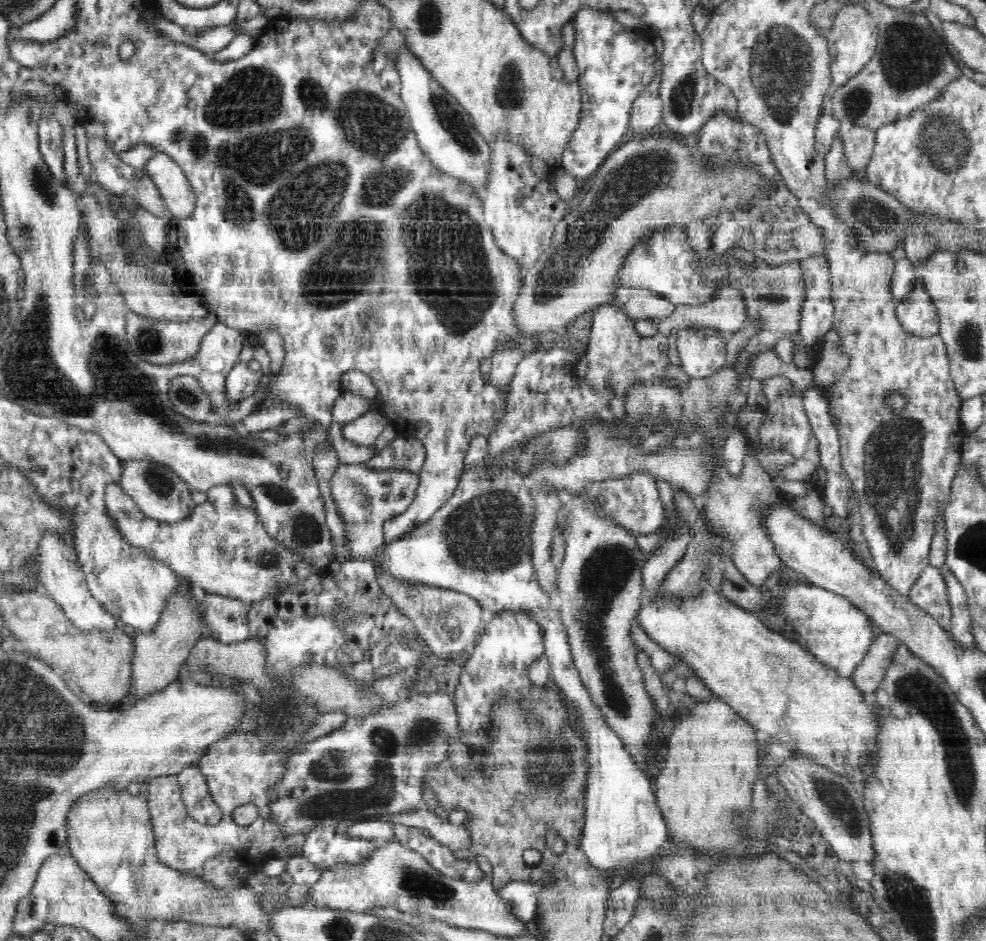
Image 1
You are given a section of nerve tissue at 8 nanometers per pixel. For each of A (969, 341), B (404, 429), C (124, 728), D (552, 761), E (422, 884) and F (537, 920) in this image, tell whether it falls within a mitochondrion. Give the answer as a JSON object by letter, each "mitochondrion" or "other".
{"A":"mitochondrion","B":"other","C":"other","D":"mitochondrion","E":"mitochondrion","F":"other"}

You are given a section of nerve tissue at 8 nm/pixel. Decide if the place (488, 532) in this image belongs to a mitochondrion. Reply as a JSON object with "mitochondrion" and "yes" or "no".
{"mitochondrion":"yes"}

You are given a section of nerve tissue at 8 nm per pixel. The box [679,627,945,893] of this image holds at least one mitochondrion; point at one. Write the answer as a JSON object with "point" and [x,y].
{"point":[834,799]}

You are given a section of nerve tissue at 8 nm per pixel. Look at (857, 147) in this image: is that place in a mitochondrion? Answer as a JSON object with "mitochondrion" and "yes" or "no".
{"mitochondrion":"no"}

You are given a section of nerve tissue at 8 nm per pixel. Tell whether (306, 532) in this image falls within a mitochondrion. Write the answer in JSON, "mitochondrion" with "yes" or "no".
{"mitochondrion":"yes"}

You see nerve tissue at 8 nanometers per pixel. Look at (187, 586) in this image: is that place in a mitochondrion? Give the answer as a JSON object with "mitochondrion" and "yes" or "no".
{"mitochondrion":"no"}

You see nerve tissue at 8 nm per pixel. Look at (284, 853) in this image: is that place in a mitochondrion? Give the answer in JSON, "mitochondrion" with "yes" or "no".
{"mitochondrion":"no"}

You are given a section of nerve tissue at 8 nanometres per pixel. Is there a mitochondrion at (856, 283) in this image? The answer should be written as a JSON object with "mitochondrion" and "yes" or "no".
{"mitochondrion":"no"}

